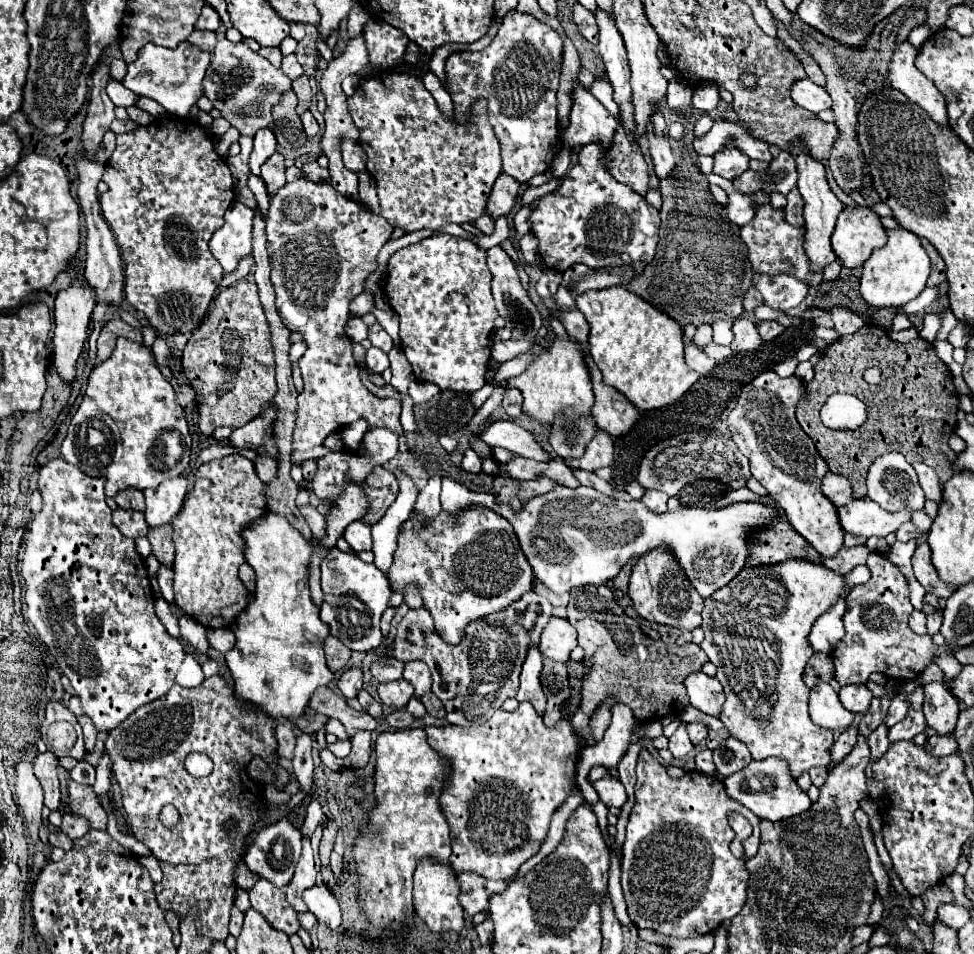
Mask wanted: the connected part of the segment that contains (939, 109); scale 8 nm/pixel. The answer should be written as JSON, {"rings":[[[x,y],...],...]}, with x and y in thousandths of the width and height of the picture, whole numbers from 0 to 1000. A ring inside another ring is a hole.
{"rings":[[[927,44],[919,50],[913,67],[915,90],[927,96],[935,107],[946,111],[964,132],[974,132],[970,103],[954,82],[948,82],[948,78],[944,78],[944,73],[939,71],[939,59],[941,55],[933,44]]]}

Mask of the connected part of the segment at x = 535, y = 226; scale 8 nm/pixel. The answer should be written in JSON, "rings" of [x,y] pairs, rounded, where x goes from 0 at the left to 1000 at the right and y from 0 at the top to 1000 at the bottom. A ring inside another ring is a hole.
{"rings":[[[615,149],[603,151],[592,161],[592,172],[582,180],[576,189],[574,197],[562,205],[557,205],[551,216],[545,220],[543,235],[545,245],[553,252],[553,268],[557,270],[560,279],[566,283],[582,283],[588,277],[601,277],[605,281],[623,281],[623,279],[638,279],[650,277],[652,285],[658,287],[662,277],[666,277],[672,268],[677,256],[677,220],[670,218],[660,205],[650,201],[646,195],[636,193],[623,174],[625,155],[619,155]]]}

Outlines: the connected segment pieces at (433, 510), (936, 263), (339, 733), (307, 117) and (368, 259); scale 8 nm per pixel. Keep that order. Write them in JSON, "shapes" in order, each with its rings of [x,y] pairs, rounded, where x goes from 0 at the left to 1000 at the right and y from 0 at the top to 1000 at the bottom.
{"shapes":[[[[445,497],[438,505],[438,509],[430,516],[430,522],[424,530],[424,535],[432,537],[438,543],[447,543],[453,537],[453,526],[451,526],[451,516],[453,516],[453,497]]],[[[946,252],[946,256],[948,256],[948,260],[952,262],[952,266],[956,270],[956,289],[954,289],[952,300],[964,300],[964,298],[968,298],[972,294],[972,289],[970,289],[970,275],[964,268],[964,264],[952,252]]],[[[336,753],[334,765],[340,767],[340,769],[344,769],[348,776],[356,776],[356,774],[358,774],[356,767],[354,767],[354,761],[352,761],[348,755],[344,755],[344,753]]],[[[317,115],[309,122],[309,128],[311,128],[311,136],[313,136],[313,140],[315,140],[317,145],[328,138],[328,130],[325,130],[325,126],[321,124],[321,119],[319,119]]],[[[315,187],[293,193],[276,208],[274,222],[274,264],[278,277],[278,296],[284,308],[284,325],[295,344],[313,350],[317,361],[315,369],[307,377],[311,392],[311,411],[305,415],[305,440],[301,453],[301,472],[319,472],[332,465],[332,461],[344,451],[354,449],[369,438],[377,438],[381,447],[414,451],[410,444],[412,421],[403,417],[383,415],[371,400],[367,379],[360,371],[360,356],[354,352],[354,338],[358,335],[358,317],[373,306],[375,291],[387,281],[385,268],[391,258],[401,249],[403,237],[393,229],[367,214],[364,210],[346,203],[338,193],[323,193]]]]}

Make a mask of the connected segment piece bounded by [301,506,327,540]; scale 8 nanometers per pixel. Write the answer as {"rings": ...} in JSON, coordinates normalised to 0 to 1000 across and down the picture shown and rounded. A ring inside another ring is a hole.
{"rings":[[[321,530],[309,532],[309,539],[313,541],[313,545],[315,545],[315,549],[317,549],[319,558],[321,558],[321,564],[334,566],[334,560],[336,560],[336,556],[334,556],[334,543]]]}

